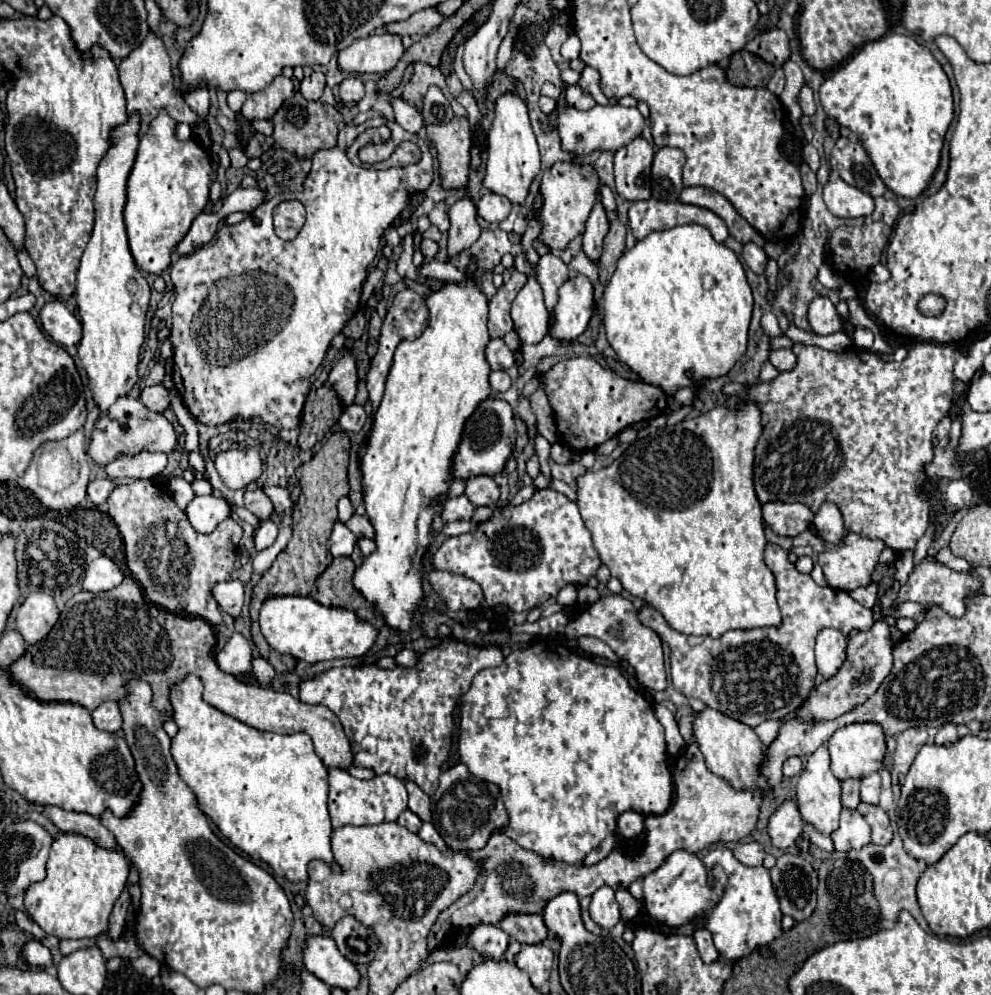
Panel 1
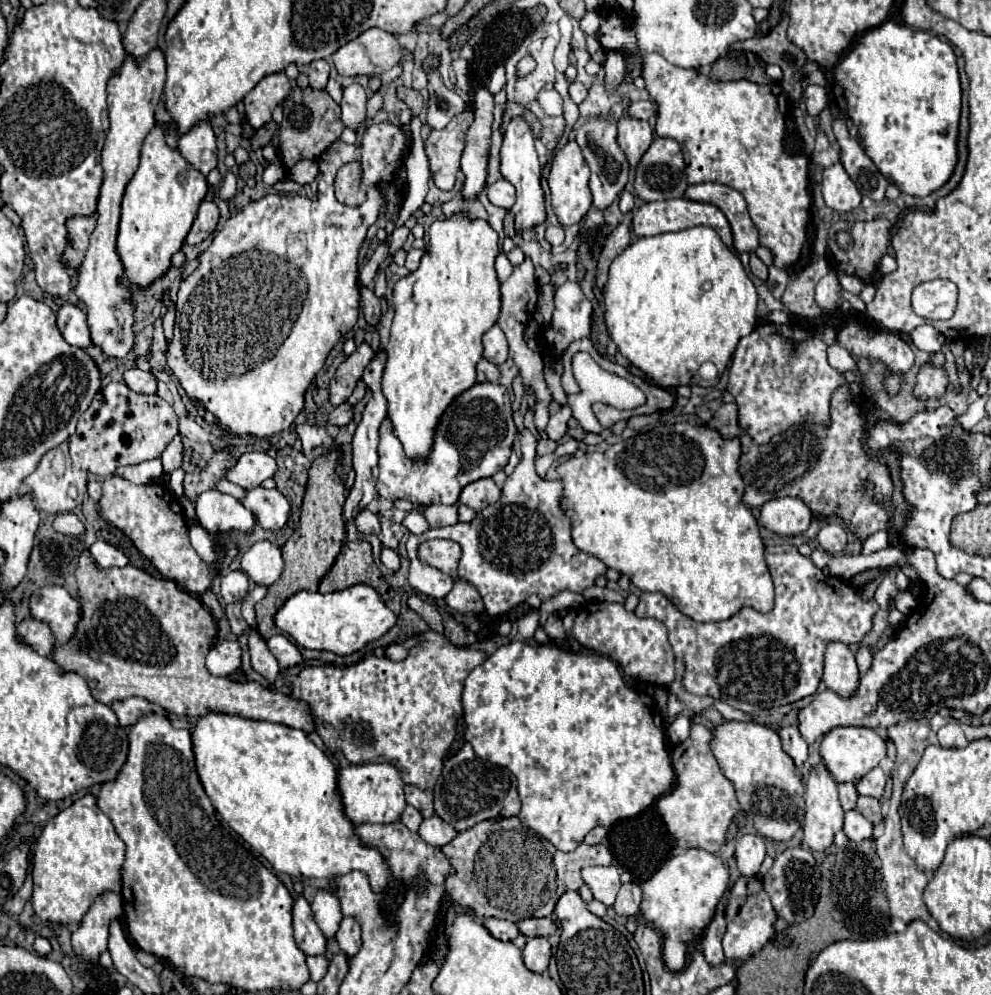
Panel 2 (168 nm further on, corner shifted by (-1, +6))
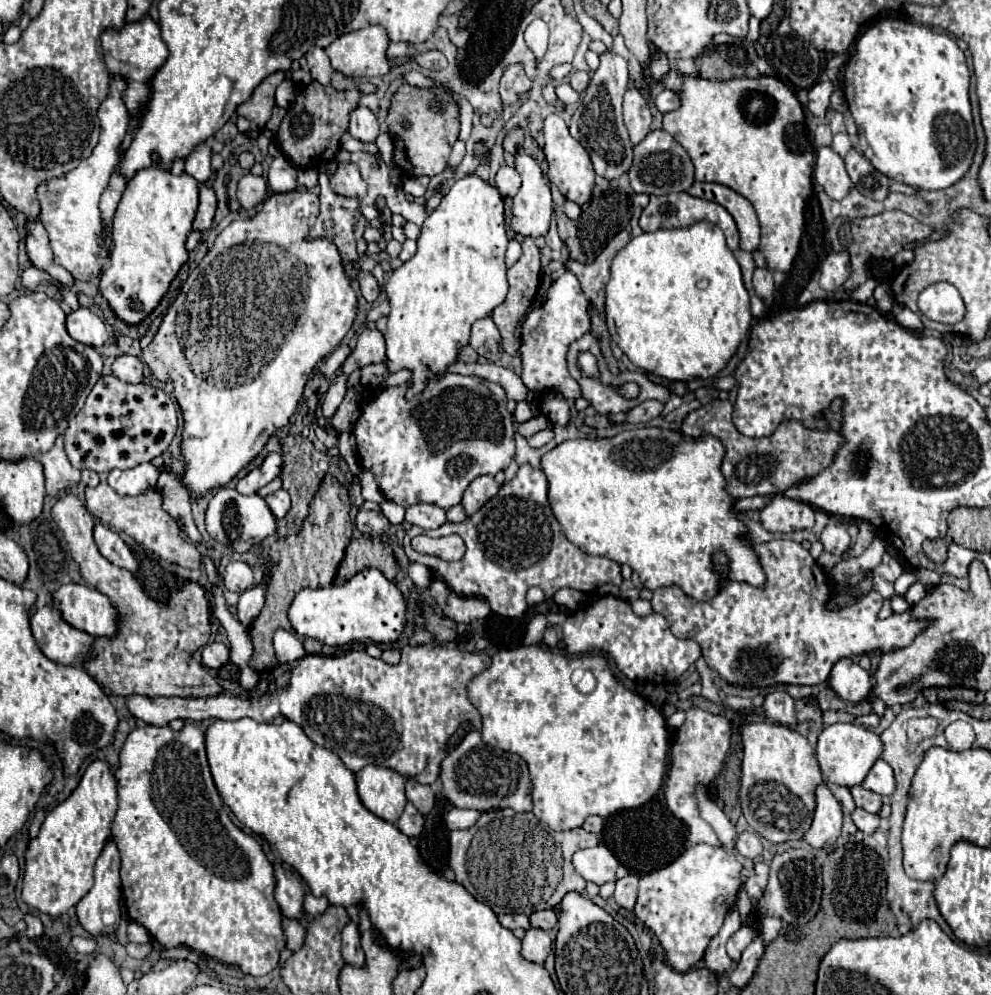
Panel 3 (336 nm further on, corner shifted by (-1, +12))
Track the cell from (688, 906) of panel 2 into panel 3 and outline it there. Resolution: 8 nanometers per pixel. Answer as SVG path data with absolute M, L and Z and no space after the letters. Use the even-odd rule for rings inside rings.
M707 843L688 846L673 863L641 877L635 915L659 939L675 971L691 969L723 925L723 915L737 899L741 863L735 855Z

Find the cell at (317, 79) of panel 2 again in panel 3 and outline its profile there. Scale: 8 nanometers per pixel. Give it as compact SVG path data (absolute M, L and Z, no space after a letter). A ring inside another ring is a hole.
M311 47L311 51L307 51L305 59L307 59L307 65L309 65L309 69L311 69L313 79L319 81L319 83L323 83L323 85L329 85L333 67L331 67L331 63L329 63L329 57L327 57L325 49L321 49L321 47Z

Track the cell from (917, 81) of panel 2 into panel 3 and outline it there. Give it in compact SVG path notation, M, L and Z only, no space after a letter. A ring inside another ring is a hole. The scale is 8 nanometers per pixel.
M881 19L879 23L875 23L871 29L867 29L855 43L855 53L849 57L847 61L853 81L853 95L849 97L849 111L857 123L859 129L859 145L863 155L873 163L873 167L877 171L881 171L883 175L899 181L899 183L907 183L911 187L917 189L945 189L953 183L957 183L969 169L973 153L975 153L975 129L973 129L973 119L971 119L971 103L969 103L969 71L965 65L965 55L963 51L957 47L956 40L946 31L936 32L932 28L925 25L917 25L905 19Z

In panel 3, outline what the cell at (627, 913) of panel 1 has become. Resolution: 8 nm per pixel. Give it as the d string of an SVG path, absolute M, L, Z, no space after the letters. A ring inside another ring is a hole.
M627 875L627 877L617 881L613 899L619 907L625 907L625 909L635 907L635 903L637 903L637 883L639 883L637 875Z

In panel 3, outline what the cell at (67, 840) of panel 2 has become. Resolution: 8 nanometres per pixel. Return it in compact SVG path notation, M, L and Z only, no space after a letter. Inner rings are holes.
M95 761L87 767L73 795L57 805L43 821L39 835L25 852L23 901L51 917L73 909L93 885L93 867L111 837L111 823L117 811L117 787L107 763Z

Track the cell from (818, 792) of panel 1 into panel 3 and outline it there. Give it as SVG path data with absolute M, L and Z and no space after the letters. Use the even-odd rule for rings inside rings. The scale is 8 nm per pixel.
M827 783L817 785L815 797L817 797L815 815L813 815L811 829L805 833L805 841L811 847L821 849L825 845L833 845L841 835L843 813L839 801L833 797L833 791L829 789Z

